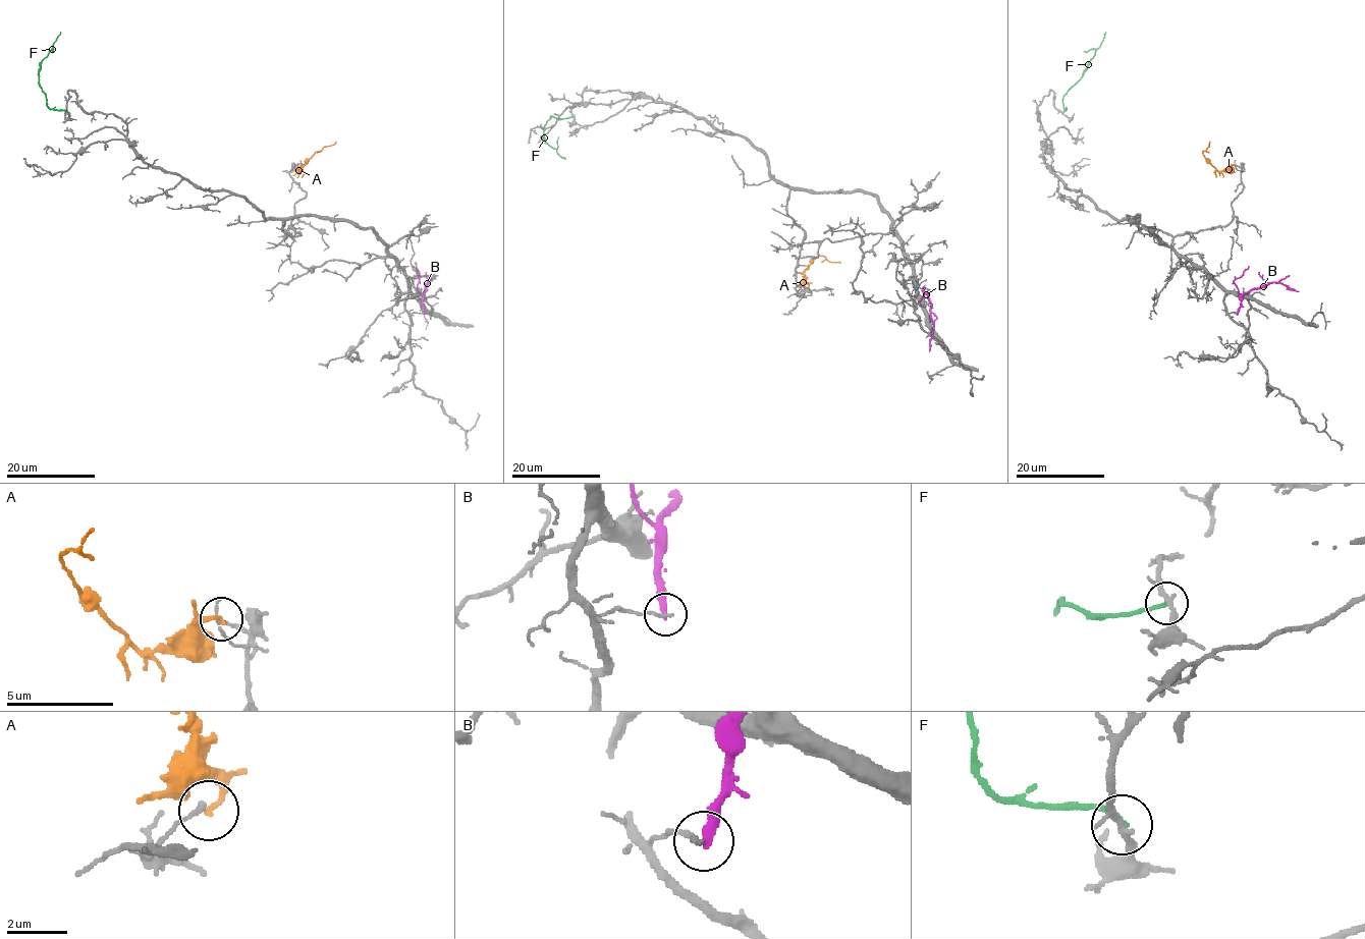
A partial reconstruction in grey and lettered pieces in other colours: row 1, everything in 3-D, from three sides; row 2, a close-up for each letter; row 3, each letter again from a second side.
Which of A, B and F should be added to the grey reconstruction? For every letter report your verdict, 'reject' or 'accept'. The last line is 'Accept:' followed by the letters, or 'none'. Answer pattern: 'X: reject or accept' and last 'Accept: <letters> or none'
A: reject
B: reject
F: reject
Accept: none

